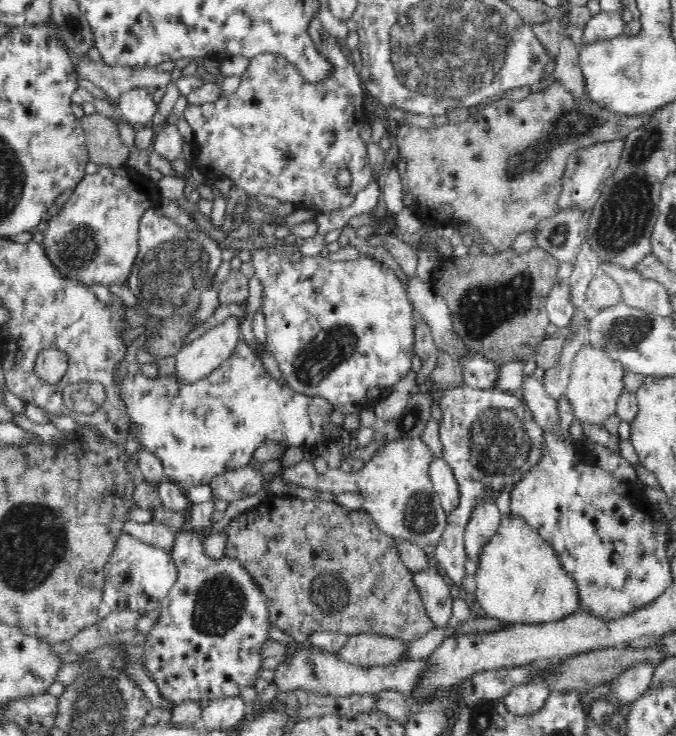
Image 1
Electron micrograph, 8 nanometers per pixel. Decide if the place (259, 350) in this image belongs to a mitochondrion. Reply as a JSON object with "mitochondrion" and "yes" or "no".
{"mitochondrion":"no"}

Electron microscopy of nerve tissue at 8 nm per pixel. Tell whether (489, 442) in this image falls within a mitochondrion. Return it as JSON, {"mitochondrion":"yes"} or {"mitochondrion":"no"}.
{"mitochondrion":"yes"}

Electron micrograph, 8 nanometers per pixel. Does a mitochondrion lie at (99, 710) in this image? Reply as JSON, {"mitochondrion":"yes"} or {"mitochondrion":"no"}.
{"mitochondrion":"yes"}

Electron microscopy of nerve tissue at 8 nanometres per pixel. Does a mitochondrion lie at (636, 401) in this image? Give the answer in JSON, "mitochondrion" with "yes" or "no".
{"mitochondrion":"no"}

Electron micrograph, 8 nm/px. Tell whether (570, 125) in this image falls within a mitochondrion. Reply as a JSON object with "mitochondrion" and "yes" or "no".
{"mitochondrion":"yes"}

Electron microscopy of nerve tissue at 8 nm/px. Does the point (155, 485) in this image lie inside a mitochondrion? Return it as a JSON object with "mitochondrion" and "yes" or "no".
{"mitochondrion":"no"}

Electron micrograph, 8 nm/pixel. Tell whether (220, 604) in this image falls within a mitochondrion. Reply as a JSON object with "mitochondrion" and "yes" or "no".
{"mitochondrion":"yes"}

